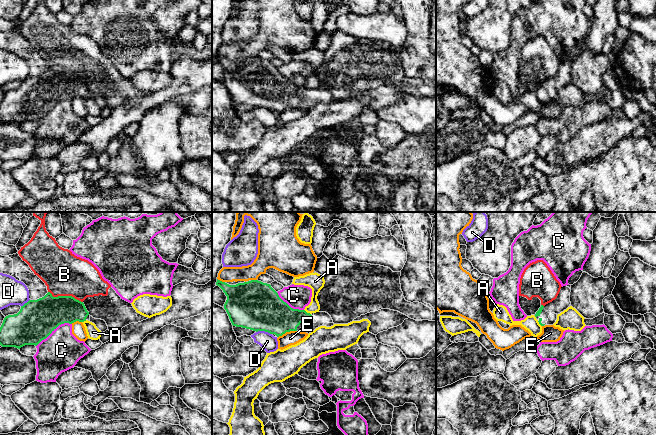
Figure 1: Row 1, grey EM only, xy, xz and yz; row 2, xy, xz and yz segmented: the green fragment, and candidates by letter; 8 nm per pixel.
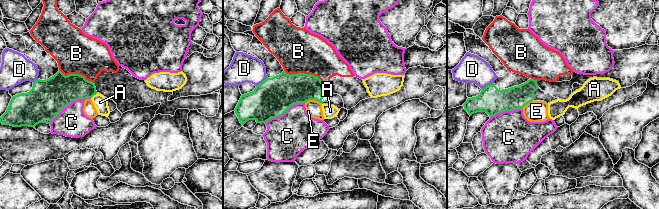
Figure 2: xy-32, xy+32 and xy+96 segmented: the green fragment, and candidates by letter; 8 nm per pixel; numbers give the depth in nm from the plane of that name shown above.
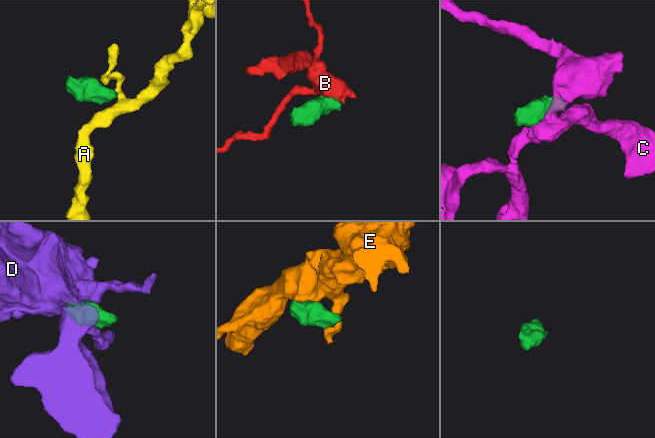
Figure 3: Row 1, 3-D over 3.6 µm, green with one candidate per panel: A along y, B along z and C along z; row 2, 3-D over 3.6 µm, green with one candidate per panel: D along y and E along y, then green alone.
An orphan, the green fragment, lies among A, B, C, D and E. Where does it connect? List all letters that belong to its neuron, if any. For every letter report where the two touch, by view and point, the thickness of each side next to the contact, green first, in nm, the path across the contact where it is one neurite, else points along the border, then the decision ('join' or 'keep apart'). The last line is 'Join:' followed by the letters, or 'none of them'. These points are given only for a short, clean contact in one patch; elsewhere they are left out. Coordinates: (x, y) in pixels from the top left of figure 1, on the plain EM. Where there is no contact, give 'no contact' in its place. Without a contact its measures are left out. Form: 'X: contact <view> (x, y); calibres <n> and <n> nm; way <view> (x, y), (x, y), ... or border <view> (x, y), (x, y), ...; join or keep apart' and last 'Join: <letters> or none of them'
A: contact xz (306, 88); calibres 280 and 120 nm; border xz (304, 85), (310, 90); keep apart
B: contact xy (65, 72); calibres 280 and 340 nm; border xy (48, 67), (53, 72), (73, 72), (82, 78); keep apart
C: contact xy (53, 106); calibres 320 and 320 nm; keep apart
D: contact xz (264, 106); calibres 400 and 140 nm; border xz (256, 107), (267, 107), (271, 110); keep apart
E: contact xz (287, 107); calibres 320 and 110 nm; keep apart
Join: none of them

